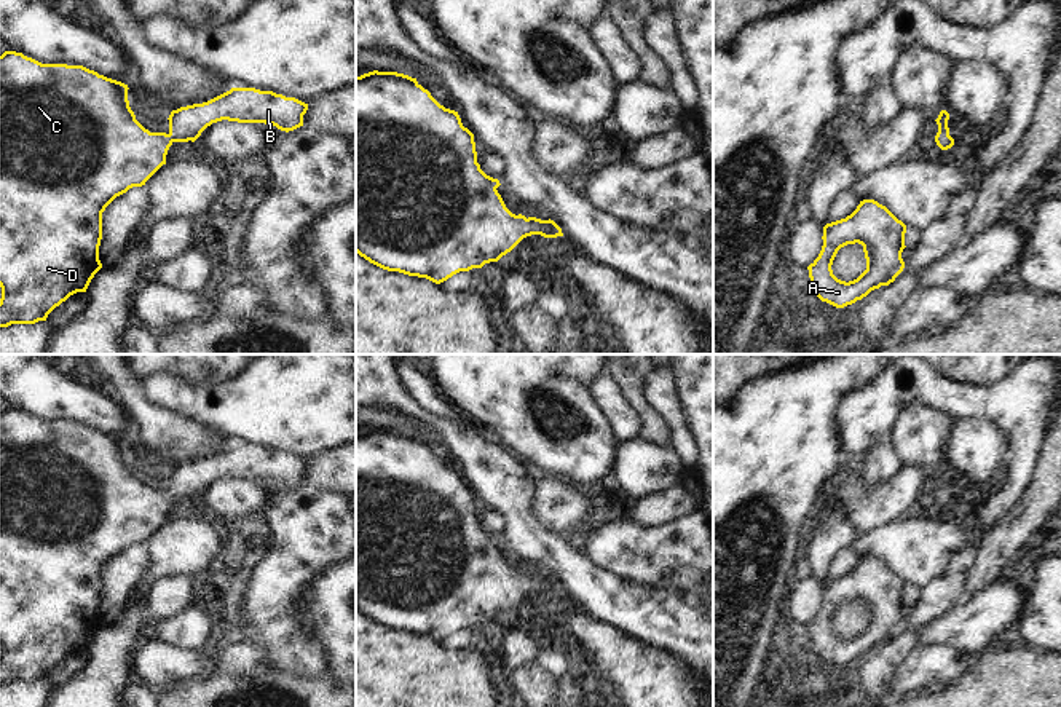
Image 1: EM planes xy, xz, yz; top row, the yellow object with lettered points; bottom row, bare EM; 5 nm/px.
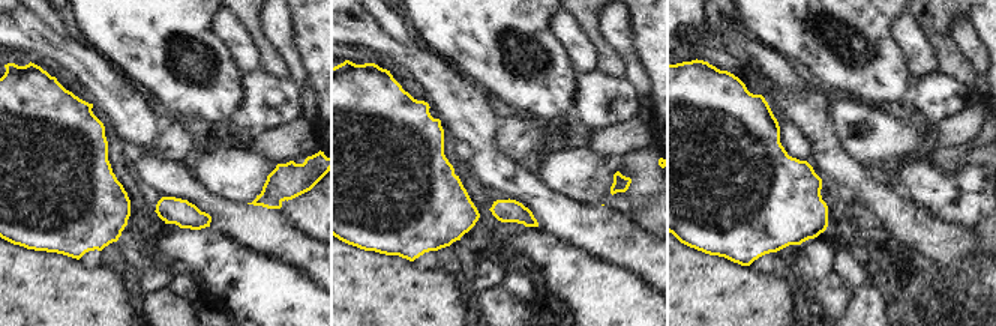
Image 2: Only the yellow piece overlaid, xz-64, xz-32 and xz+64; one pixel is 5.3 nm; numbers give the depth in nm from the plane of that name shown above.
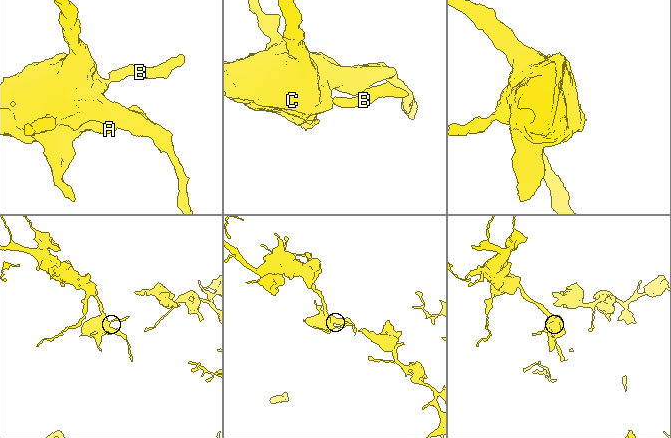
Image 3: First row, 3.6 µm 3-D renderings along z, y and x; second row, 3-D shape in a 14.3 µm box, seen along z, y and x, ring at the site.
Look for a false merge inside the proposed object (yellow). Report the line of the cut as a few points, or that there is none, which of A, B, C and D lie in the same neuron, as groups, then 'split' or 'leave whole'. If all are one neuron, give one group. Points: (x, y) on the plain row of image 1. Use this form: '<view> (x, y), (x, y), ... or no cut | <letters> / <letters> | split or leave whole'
no cut | A B C D | leave whole

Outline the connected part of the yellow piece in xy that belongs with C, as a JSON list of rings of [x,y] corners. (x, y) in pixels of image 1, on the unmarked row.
[[[16,409],[0,413],[0,685],[35,681],[77,650],[86,650],[102,626],[102,570],[120,552],[142,544],[166,522],[174,500],[195,500],[212,480],[265,480],[281,488],[303,484],[308,461],[255,445],[231,445],[203,461],[172,468],[169,490],[150,490],[129,464],[128,442],[83,423],[41,421]]]

